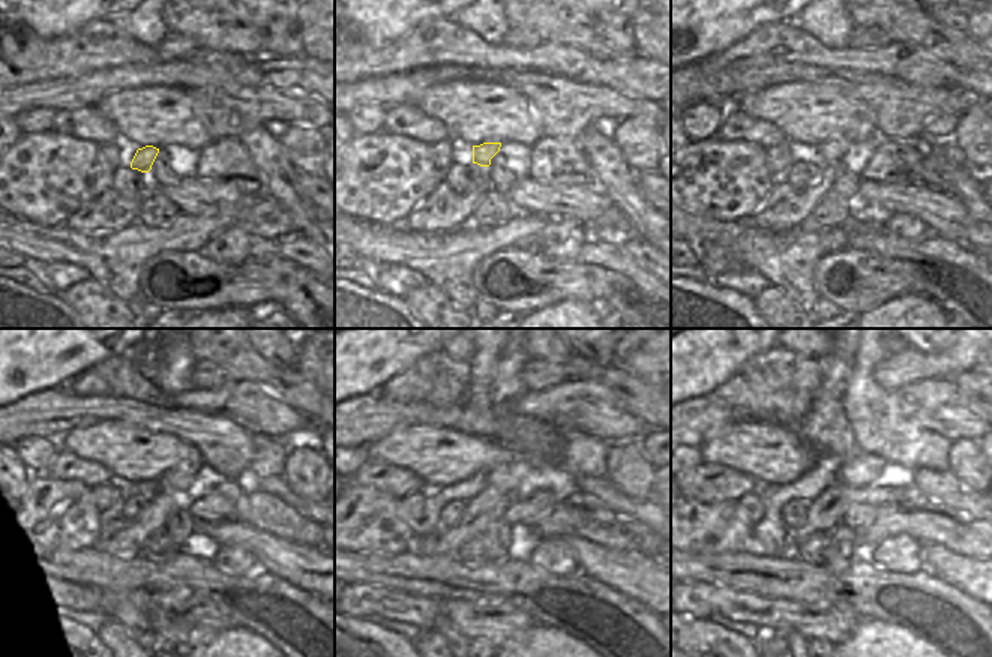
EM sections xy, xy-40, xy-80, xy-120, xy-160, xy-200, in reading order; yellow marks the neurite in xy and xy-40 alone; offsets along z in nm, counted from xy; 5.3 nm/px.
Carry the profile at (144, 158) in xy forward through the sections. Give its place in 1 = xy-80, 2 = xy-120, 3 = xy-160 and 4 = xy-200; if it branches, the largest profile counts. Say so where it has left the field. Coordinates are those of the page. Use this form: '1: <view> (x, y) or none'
1: xy-80 (832, 150)
2: xy-120 (167, 483)
3: xy-160 (506, 477)
4: xy-200 (859, 471)

